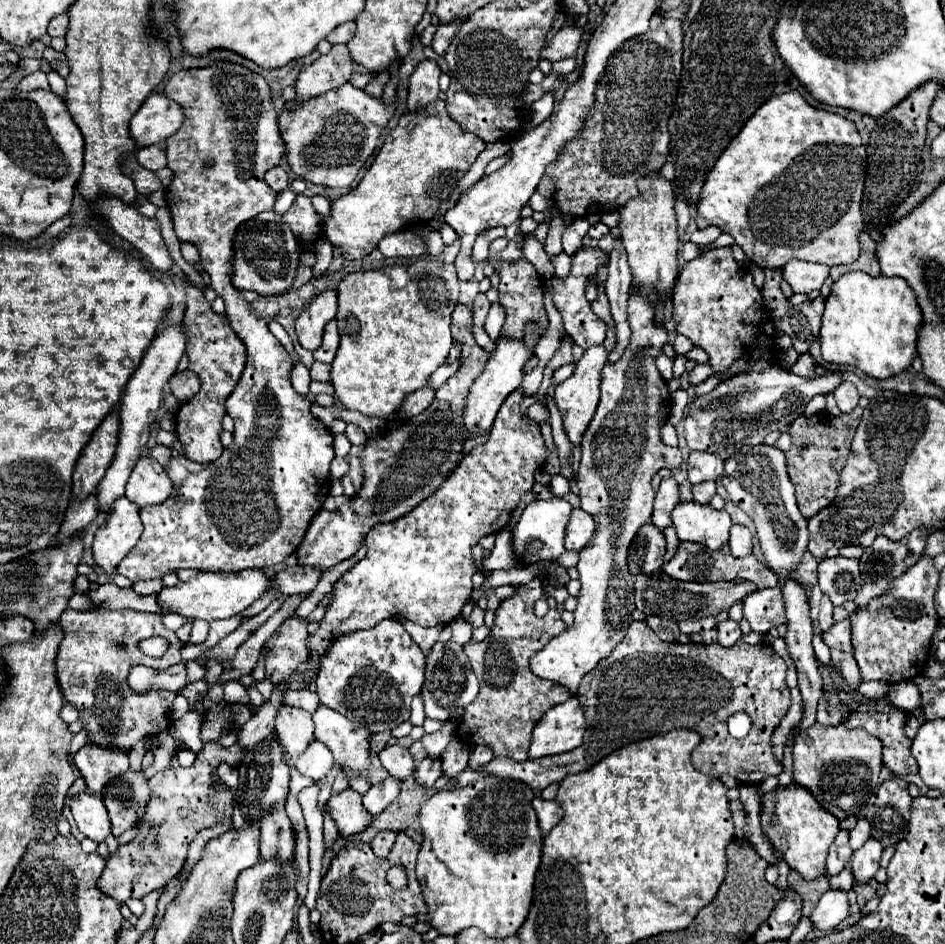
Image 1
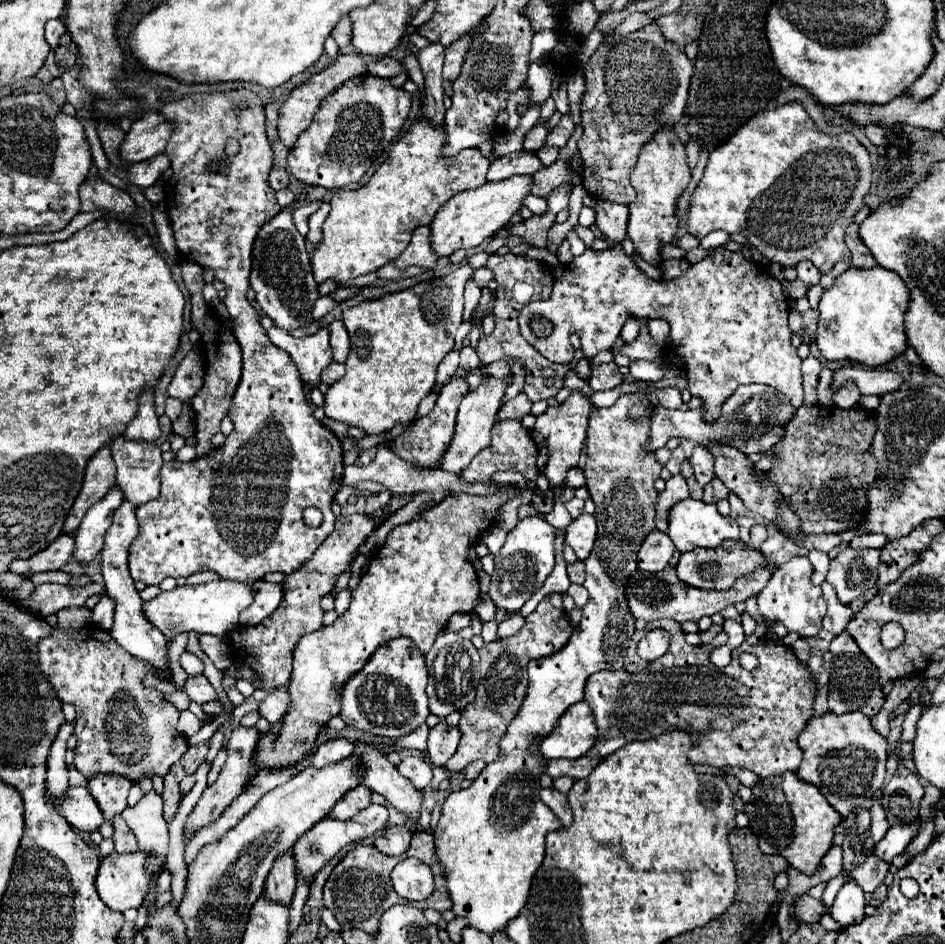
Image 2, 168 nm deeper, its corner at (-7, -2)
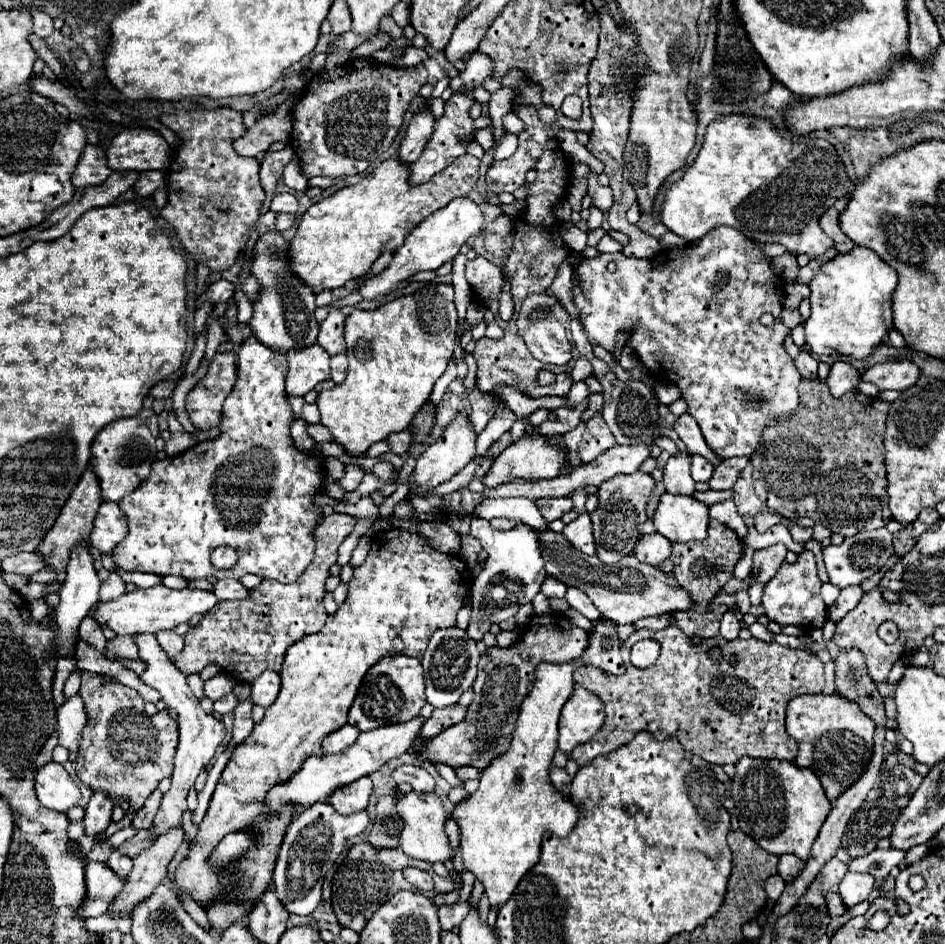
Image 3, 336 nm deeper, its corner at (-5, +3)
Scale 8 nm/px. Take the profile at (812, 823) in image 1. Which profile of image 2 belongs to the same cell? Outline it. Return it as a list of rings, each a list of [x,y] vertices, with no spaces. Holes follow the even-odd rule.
[[[794,772],[784,776],[766,778],[752,788],[752,802],[746,806],[750,818],[750,830],[760,840],[760,850],[764,854],[780,854],[788,864],[808,876],[816,872],[824,854],[830,850],[834,840],[834,830],[842,822],[842,816],[824,800],[820,790],[808,782],[802,782]],[[786,806],[792,814],[792,842],[786,842]]]

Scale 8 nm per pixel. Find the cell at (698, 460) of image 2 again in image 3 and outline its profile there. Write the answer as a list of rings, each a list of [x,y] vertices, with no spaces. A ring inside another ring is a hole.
[[[692,455],[692,479],[694,481],[710,481],[714,473],[714,465],[710,465],[710,461],[706,461],[700,455]]]

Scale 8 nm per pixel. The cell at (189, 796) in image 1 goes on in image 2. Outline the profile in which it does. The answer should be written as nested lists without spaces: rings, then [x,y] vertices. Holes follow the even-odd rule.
[[[142,850],[132,852],[132,854],[112,852],[110,856],[102,858],[102,864],[96,876],[96,890],[108,908],[116,912],[124,912],[128,908],[138,908],[144,902],[144,896],[150,890],[150,882],[152,882],[152,874],[146,870],[148,860],[152,860],[152,856],[144,854]]]

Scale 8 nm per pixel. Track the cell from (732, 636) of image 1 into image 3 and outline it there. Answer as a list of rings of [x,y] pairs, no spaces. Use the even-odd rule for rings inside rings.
[[[728,609],[720,621],[720,635],[726,637],[726,641],[732,641],[738,637],[740,631],[740,621],[732,609]]]

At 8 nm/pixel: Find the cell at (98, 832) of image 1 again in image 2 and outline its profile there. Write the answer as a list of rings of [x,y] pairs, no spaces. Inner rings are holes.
[[[68,788],[64,794],[64,802],[60,806],[60,816],[74,828],[84,834],[98,832],[104,824],[104,814],[100,814],[98,802],[94,802],[92,794],[86,788]]]

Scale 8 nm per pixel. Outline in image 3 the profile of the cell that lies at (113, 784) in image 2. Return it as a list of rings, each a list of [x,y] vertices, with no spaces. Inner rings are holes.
[[[94,793],[84,815],[84,833],[88,837],[100,837],[106,827],[110,825],[112,815],[112,801],[106,793]]]

